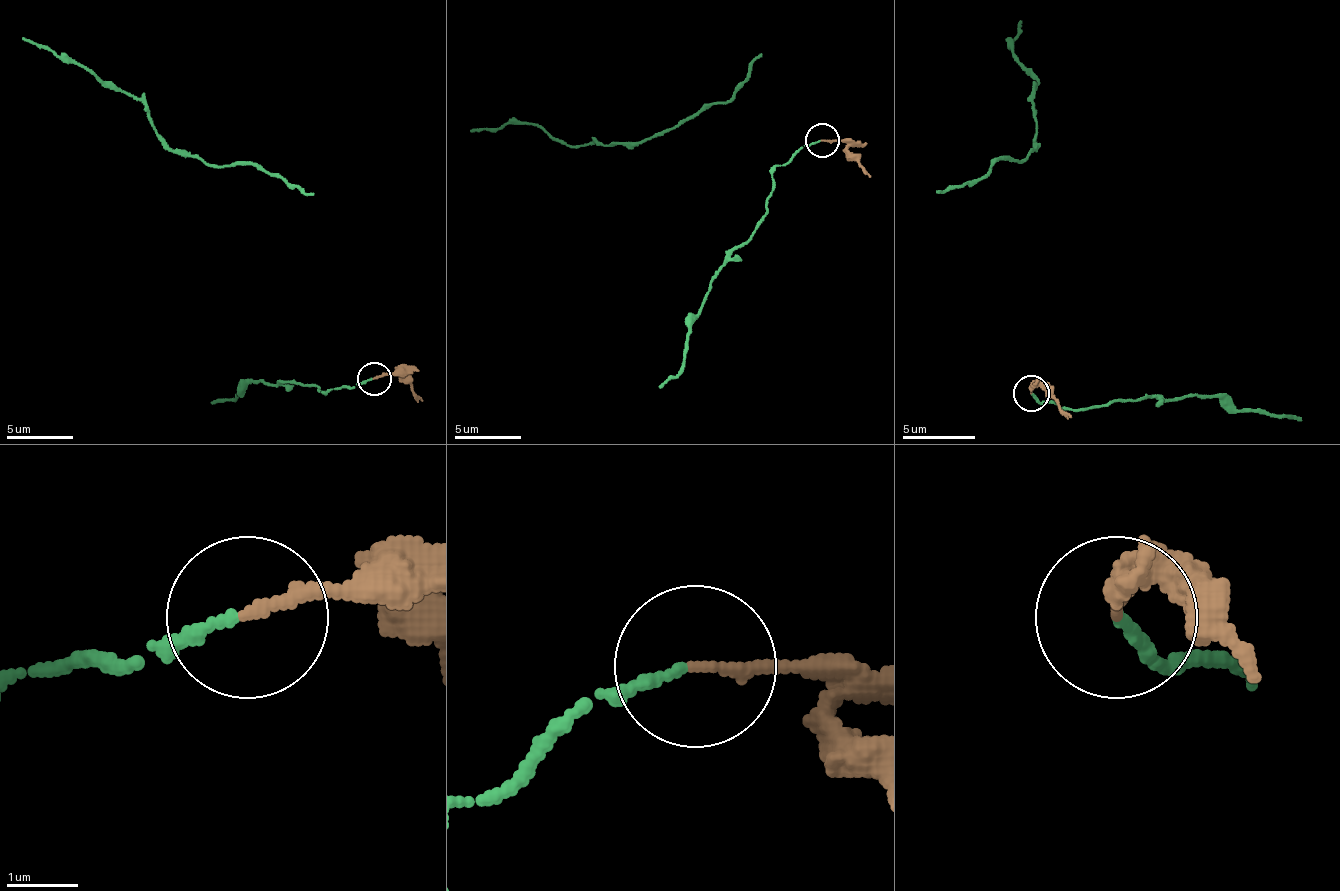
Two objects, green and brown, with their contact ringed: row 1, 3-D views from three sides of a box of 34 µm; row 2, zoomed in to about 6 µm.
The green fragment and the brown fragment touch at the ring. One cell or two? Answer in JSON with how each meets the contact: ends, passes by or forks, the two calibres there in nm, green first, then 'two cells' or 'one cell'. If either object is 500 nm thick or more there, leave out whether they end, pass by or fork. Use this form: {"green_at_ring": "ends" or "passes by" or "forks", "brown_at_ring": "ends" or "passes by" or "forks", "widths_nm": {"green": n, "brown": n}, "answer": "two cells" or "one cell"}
{"green_at_ring": "ends", "brown_at_ring": "ends", "widths_nm": {"green": 140, "brown": 150}, "answer": "two cells"}

